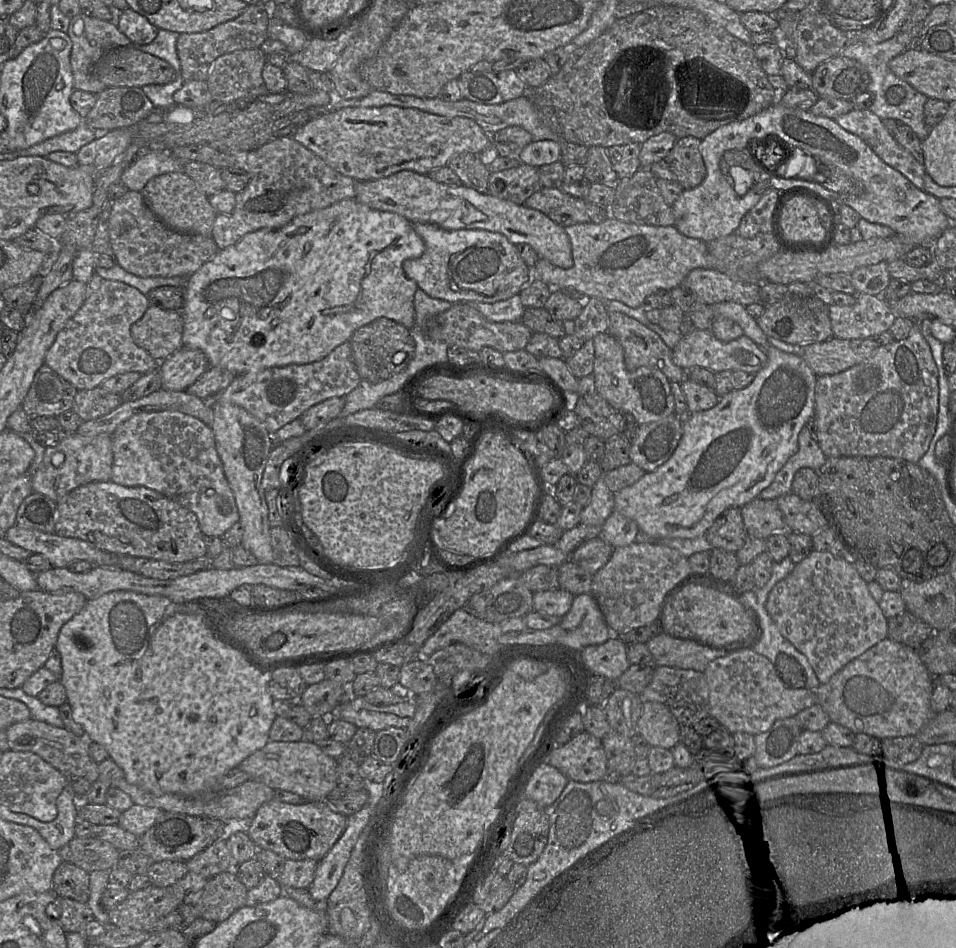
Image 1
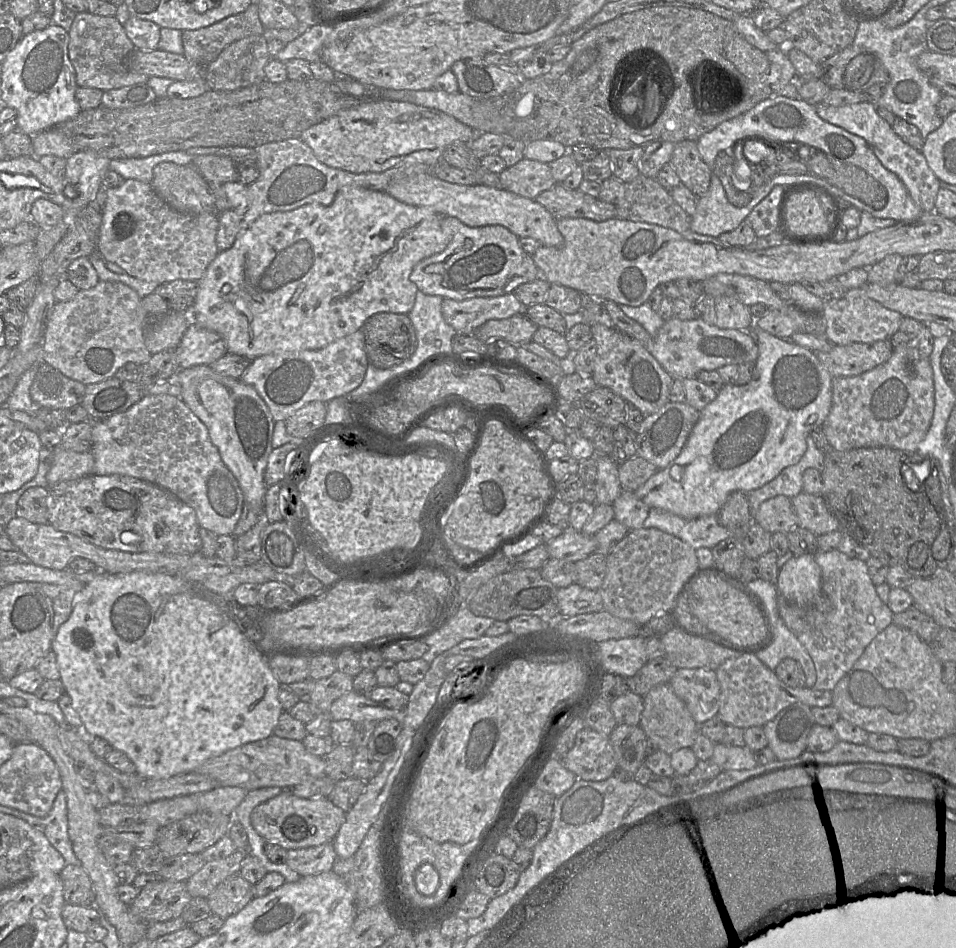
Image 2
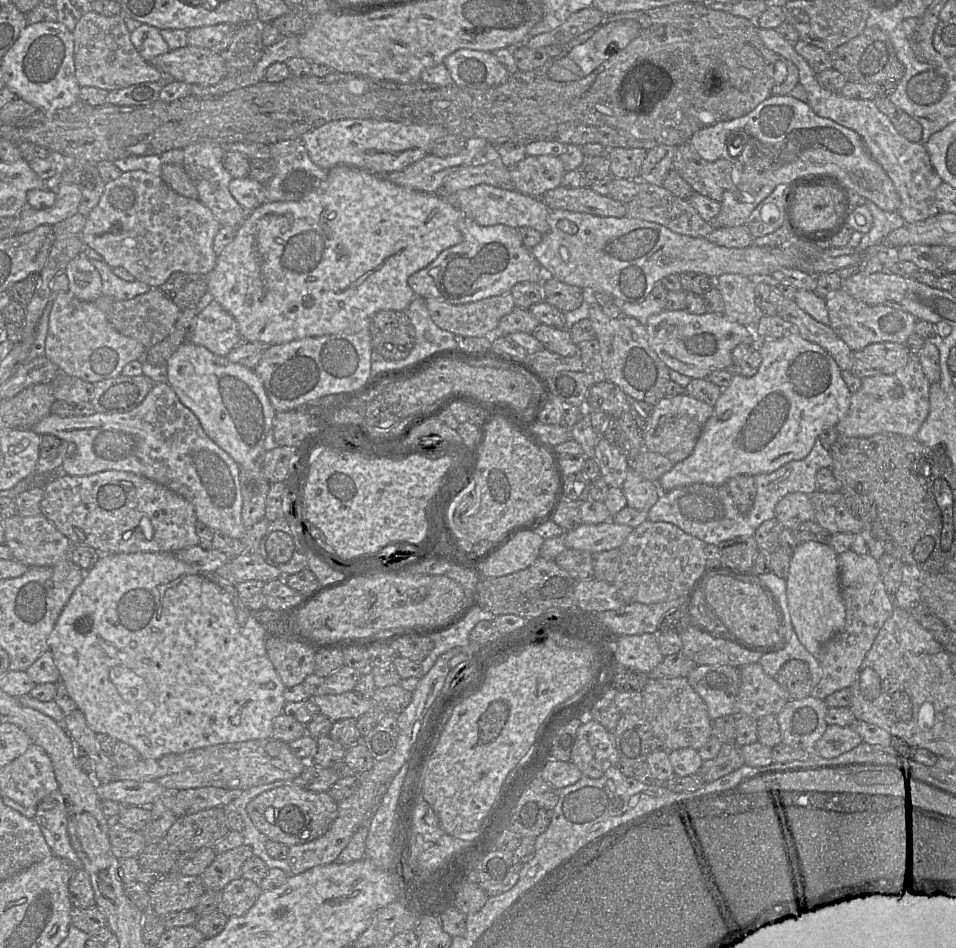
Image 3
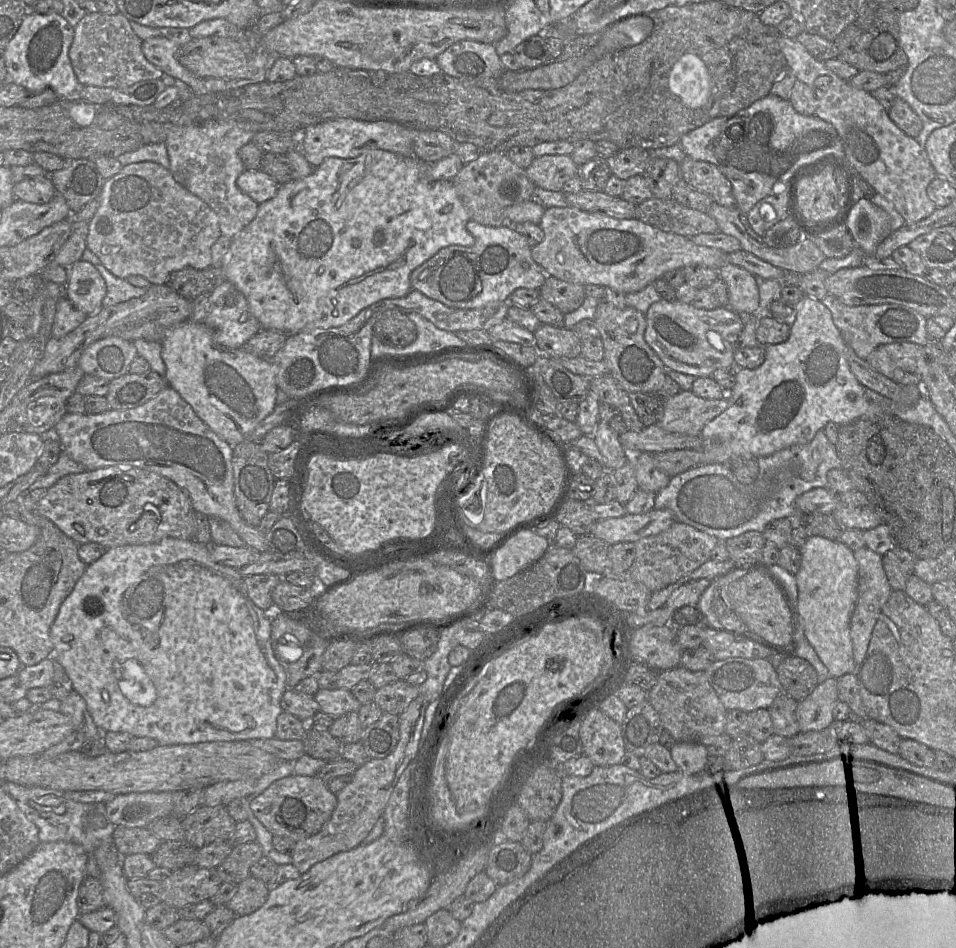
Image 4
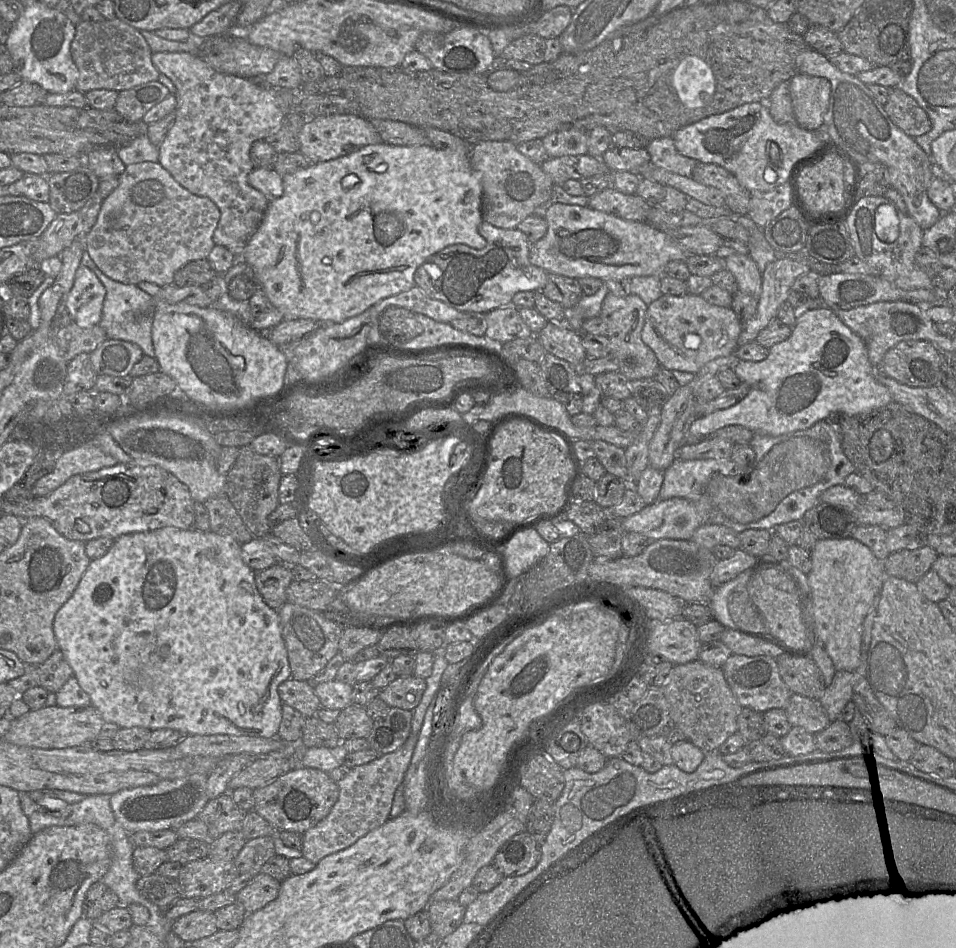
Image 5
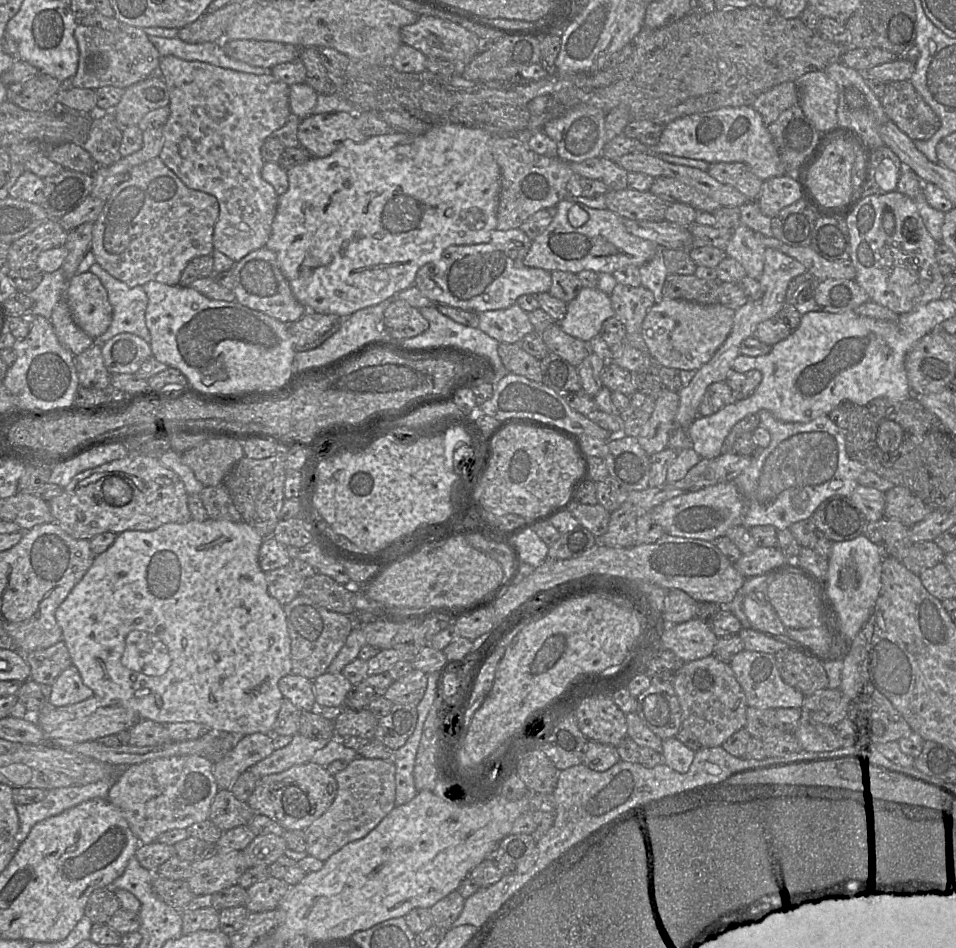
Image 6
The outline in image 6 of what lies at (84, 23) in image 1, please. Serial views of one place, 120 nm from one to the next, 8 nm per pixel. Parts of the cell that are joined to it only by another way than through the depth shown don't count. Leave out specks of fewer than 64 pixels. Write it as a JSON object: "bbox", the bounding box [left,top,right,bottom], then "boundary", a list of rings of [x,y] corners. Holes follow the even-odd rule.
{"bbox":[69,24,161,90],"boundary":[[[120,24],[114,30],[83,26],[75,29],[79,48],[77,72],[69,86],[96,90],[104,86],[127,88],[158,72],[161,56],[143,28]]]}

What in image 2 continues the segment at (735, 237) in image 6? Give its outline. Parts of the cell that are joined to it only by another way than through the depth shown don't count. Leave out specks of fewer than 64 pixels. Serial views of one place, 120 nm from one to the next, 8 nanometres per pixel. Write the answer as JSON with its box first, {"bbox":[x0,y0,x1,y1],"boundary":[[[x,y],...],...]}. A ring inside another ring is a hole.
{"bbox":[715,296,752,331],"boundary":[[[721,296],[716,298],[715,325],[722,329],[749,331],[752,324],[752,314],[748,306],[738,300]]]}

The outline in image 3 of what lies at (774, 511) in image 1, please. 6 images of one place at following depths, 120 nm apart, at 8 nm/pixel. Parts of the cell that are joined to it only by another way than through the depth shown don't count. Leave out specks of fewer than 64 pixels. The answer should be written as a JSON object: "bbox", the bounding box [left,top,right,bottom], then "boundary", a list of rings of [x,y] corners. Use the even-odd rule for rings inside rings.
{"bbox":[775,492,815,530],"boundary":[[[794,492],[784,496],[776,505],[775,518],[784,529],[792,530],[801,522],[814,520],[815,512],[808,494]]]}

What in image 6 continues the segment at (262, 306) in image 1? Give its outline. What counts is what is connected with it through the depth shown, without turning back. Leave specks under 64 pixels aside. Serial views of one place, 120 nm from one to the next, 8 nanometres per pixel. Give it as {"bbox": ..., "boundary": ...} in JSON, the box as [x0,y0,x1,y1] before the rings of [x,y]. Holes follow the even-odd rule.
{"bbox":[265,124,500,317],"boundary":[[[442,124],[433,125],[423,135],[393,132],[369,137],[363,143],[355,143],[346,139],[329,156],[313,157],[307,162],[287,170],[289,188],[279,196],[271,234],[265,247],[276,254],[279,267],[289,282],[294,296],[306,307],[306,311],[347,317],[360,309],[377,305],[414,285],[417,271],[426,263],[439,259],[448,246],[489,242],[490,233],[497,226],[500,196],[500,168],[491,151],[491,137],[489,132],[481,128]]]}

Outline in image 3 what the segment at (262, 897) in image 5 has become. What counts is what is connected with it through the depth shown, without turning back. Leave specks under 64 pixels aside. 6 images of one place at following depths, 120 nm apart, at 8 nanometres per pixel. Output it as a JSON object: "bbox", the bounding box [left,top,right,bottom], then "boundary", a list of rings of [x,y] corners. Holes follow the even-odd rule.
{"bbox":[217,877,262,918],"boundary":[[[240,877],[221,891],[222,898],[217,910],[229,918],[242,916],[256,903],[262,892],[260,885]]]}

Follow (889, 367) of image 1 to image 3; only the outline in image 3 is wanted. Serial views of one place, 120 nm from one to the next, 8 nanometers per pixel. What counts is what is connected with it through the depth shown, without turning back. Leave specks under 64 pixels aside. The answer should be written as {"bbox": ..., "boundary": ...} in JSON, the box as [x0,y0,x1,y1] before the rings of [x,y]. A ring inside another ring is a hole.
{"bbox":[835,355,930,437],"boundary":[[[913,355],[895,373],[868,376],[861,379],[861,387],[851,395],[844,418],[835,426],[839,436],[869,437],[879,433],[896,433],[915,437],[929,414],[930,382],[921,364]]]}

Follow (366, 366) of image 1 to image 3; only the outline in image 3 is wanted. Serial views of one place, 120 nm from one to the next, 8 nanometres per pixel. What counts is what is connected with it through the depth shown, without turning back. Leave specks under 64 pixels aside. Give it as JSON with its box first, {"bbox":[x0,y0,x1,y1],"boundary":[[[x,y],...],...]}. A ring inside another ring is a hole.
{"bbox":[370,310,415,361],"boundary":[[[381,310],[370,318],[372,349],[387,361],[405,359],[415,346],[415,329],[403,311]]]}

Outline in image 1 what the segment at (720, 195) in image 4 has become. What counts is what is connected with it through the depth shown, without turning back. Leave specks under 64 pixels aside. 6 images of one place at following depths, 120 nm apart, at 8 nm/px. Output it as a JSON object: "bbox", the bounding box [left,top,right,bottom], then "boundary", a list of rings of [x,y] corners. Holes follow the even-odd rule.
{"bbox":[664,136,706,190],"boundary":[[[693,136],[678,138],[664,158],[684,190],[697,187],[706,177],[706,166],[700,153],[701,141]]]}

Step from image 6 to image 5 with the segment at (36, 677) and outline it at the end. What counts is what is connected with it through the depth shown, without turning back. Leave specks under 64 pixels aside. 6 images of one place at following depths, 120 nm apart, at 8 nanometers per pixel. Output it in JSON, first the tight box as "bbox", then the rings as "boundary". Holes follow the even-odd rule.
{"bbox":[35,649,74,693],"boundary":[[[60,649],[53,652],[44,663],[35,667],[39,677],[39,685],[48,692],[57,693],[67,680],[74,675]]]}

